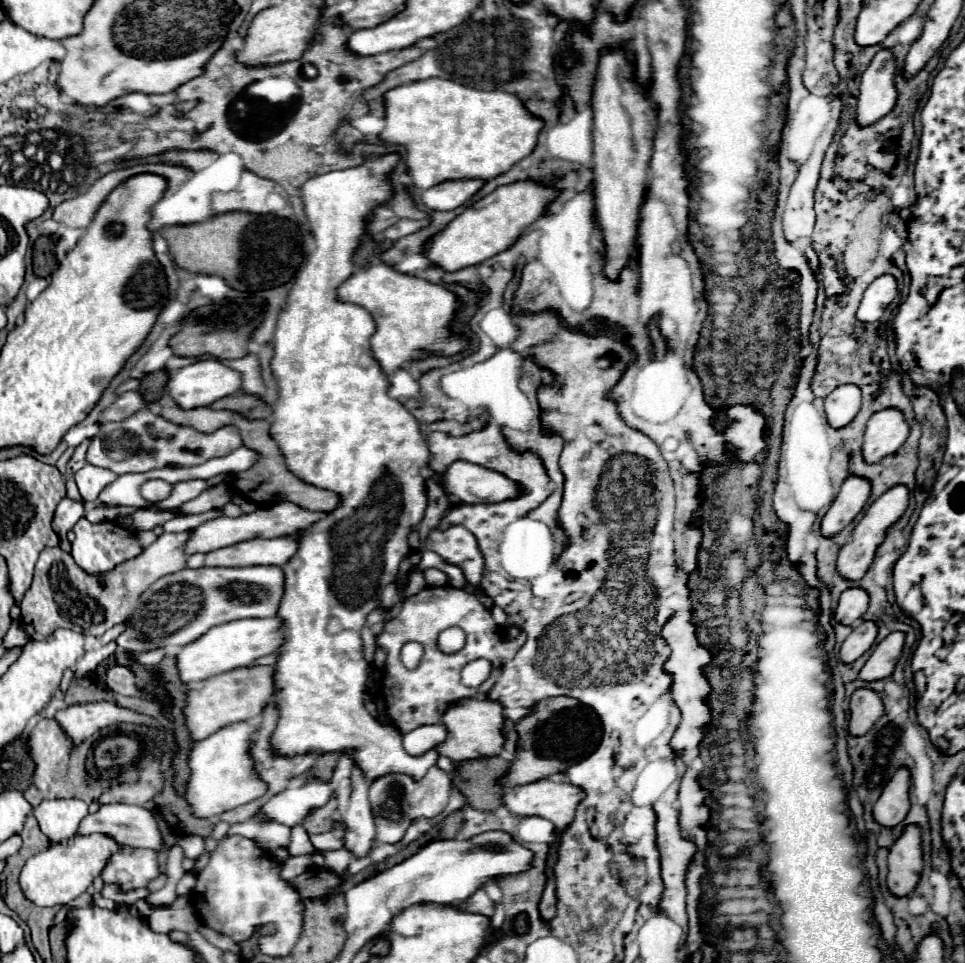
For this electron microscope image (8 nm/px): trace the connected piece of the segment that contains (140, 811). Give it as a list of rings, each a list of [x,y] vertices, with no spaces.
[[[106,804],[96,814],[88,814],[80,826],[80,836],[104,834],[118,844],[132,848],[160,850],[162,836],[150,810],[130,804]]]

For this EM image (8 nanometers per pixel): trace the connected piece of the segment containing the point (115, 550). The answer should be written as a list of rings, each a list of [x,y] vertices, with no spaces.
[[[84,516],[76,522],[74,526],[74,542],[72,542],[72,556],[76,560],[76,564],[80,564],[80,568],[84,568],[88,574],[102,574],[112,570],[116,564],[138,556],[142,546],[138,542],[138,536],[114,522],[100,522],[100,524],[92,524],[88,522]]]

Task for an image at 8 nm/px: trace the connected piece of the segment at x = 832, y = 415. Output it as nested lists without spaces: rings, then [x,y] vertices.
[[[846,384],[846,386],[838,386],[828,398],[826,398],[826,416],[828,416],[828,424],[832,428],[844,428],[848,426],[858,410],[860,410],[860,400],[862,400],[862,392],[860,388],[856,388],[854,384]]]

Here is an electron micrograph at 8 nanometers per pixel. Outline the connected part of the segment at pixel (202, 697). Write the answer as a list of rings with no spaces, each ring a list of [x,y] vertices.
[[[272,666],[236,668],[230,672],[206,678],[200,688],[188,690],[186,704],[182,708],[192,744],[208,738],[210,734],[218,732],[228,724],[246,722],[260,716],[264,704],[270,698],[272,698]]]

